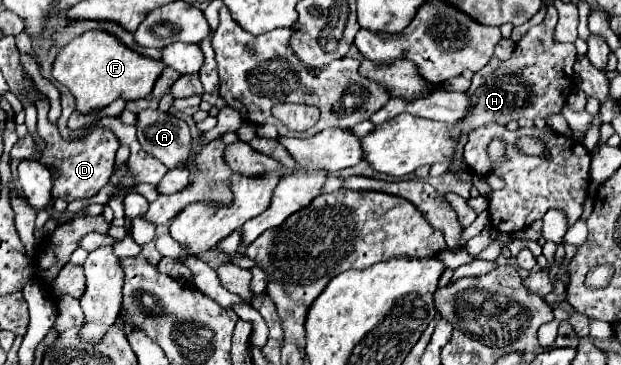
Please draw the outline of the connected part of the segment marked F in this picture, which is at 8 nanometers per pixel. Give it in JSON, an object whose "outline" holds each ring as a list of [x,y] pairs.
{"outline":[[[103,28],[87,30],[73,38],[55,58],[53,78],[67,86],[77,100],[79,112],[89,112],[95,108],[109,106],[117,98],[139,100],[147,98],[155,86],[157,76],[165,70],[161,60],[147,58],[131,48],[127,48],[117,36]]]}

